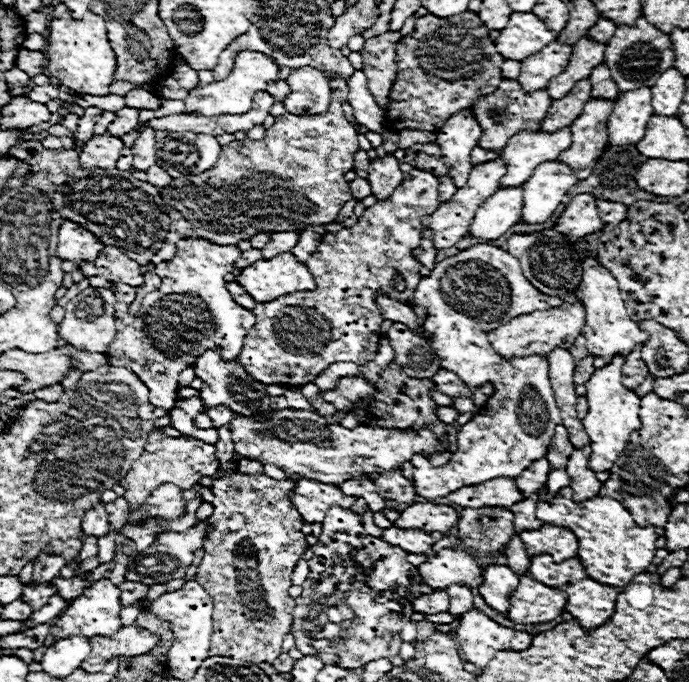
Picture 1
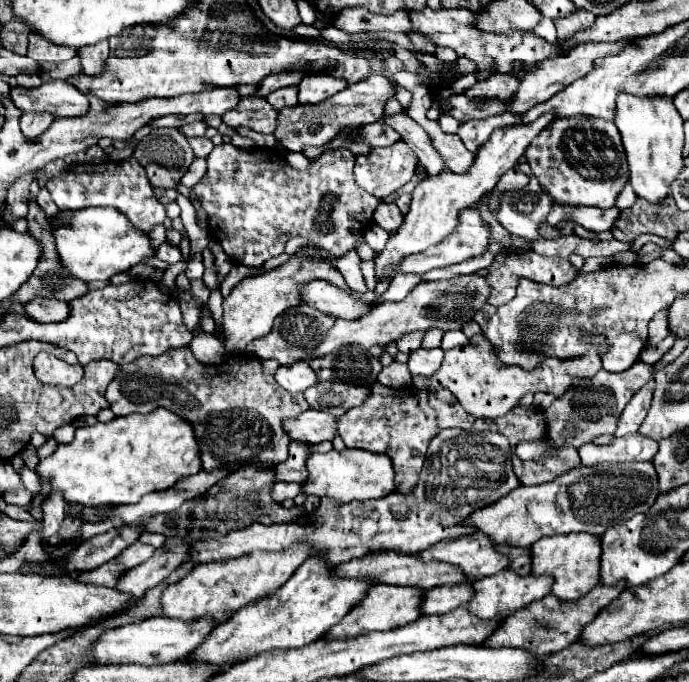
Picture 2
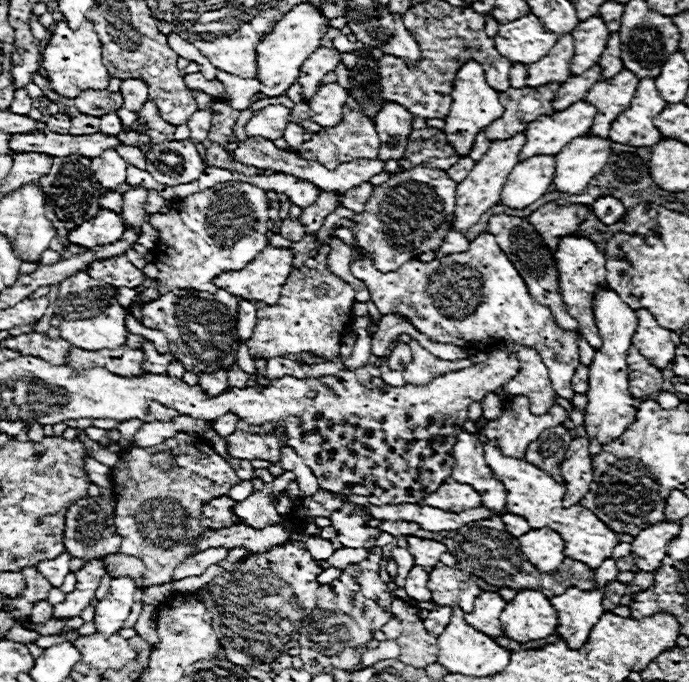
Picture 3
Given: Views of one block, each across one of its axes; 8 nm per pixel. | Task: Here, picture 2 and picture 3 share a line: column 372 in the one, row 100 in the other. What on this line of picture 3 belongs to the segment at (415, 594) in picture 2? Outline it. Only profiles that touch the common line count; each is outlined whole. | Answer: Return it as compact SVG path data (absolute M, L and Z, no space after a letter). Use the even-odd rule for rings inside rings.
M622 70L618 78L610 78L610 82L600 80L590 88L584 100L598 108L594 124L590 128L592 136L608 140L610 124L614 122L614 118L618 118L618 114L622 114L630 106L638 82L640 80L634 78L634 74L630 74L628 70Z

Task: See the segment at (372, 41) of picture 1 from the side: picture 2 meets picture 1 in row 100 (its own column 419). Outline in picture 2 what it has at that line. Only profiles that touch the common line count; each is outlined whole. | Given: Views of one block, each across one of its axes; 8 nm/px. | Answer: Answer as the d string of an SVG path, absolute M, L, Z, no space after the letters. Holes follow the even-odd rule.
M476 334L470 338L468 344L456 346L446 352L446 358L440 366L440 370L432 378L414 376L416 388L448 388L454 398L468 410L468 414L476 418L500 418L506 412L510 412L524 394L528 392L550 392L554 396L562 396L572 378L592 378L600 370L600 354L598 352L586 352L578 358L570 360L558 360L554 356L542 356L542 362L534 370L524 370L520 366L508 366L496 358L494 346L484 338L484 334Z

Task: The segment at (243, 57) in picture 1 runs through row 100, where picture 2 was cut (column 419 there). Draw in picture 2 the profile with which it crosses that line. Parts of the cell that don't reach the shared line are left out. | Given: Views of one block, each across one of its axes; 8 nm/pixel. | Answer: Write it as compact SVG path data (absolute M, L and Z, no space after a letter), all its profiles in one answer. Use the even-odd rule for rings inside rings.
M552 112L542 114L540 118L536 118L530 124L516 122L514 126L492 132L488 142L478 148L474 164L464 174L454 174L450 170L442 170L438 176L428 176L424 182L420 182L416 186L416 190L412 192L412 204L410 204L410 212L404 218L404 224L398 228L398 234L390 236L386 248L376 256L376 274L380 276L384 272L384 268L388 268L390 264L396 264L414 252L422 252L422 250L442 242L442 238L448 236L456 228L458 210L476 204L488 190L492 190L498 184L502 174L506 174L508 170L518 166L518 162L524 156L530 142L540 134L540 130L544 130L550 124L548 114L552 114Z

